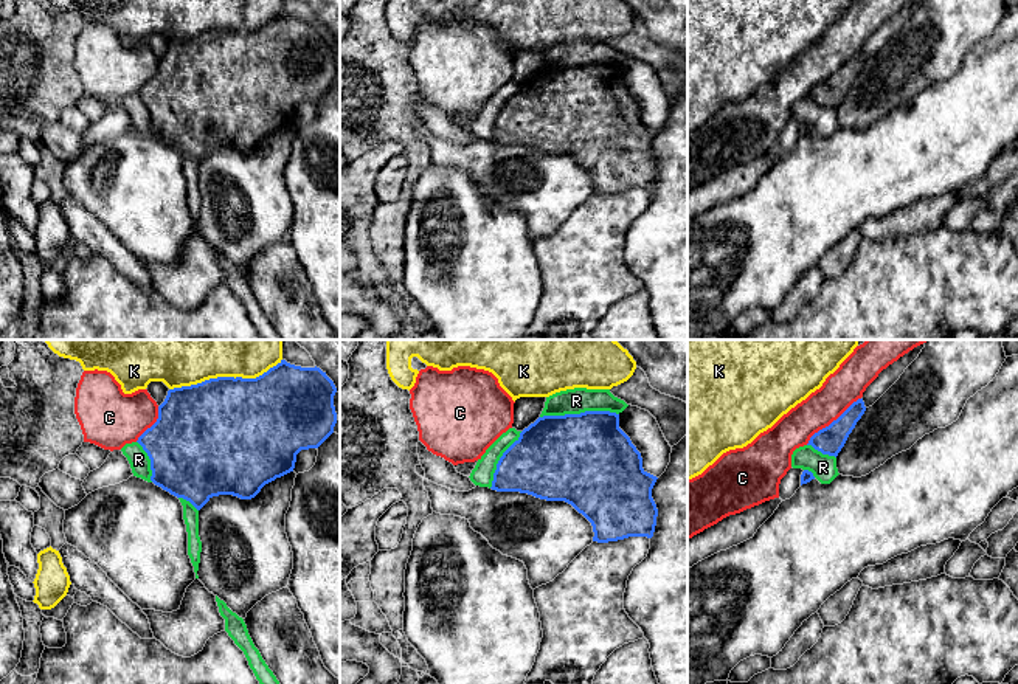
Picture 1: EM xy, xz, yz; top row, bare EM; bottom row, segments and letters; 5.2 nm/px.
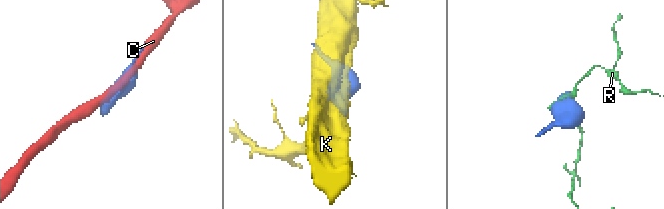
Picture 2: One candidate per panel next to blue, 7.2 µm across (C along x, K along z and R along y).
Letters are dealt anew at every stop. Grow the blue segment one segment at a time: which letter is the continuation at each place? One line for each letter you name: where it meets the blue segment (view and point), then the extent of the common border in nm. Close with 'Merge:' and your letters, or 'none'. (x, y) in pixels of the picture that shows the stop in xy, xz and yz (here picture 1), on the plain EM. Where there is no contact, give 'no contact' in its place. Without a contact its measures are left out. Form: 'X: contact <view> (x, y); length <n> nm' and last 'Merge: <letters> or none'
Merge: none

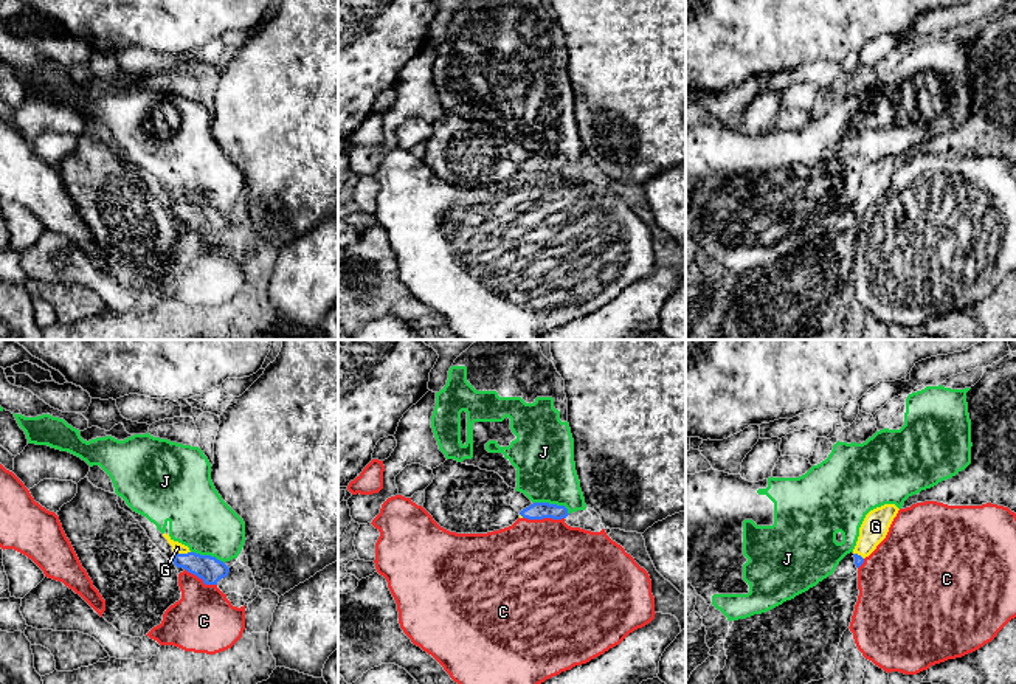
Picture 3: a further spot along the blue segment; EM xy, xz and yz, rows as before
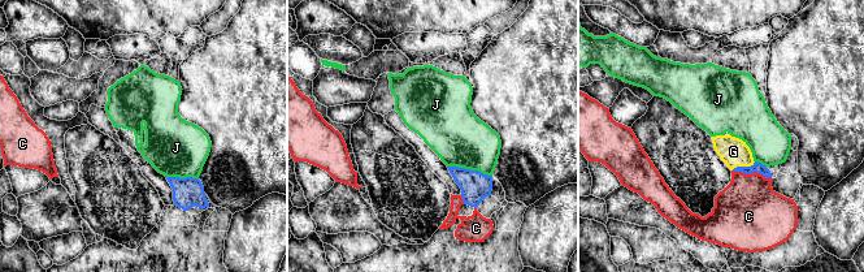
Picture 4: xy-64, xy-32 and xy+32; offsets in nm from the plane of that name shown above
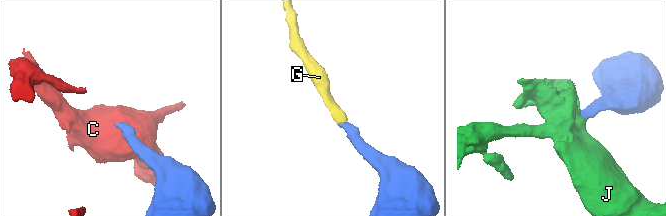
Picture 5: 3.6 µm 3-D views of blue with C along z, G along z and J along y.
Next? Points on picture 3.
G: contact xy (182, 207); length 90 nm
Merge: G

